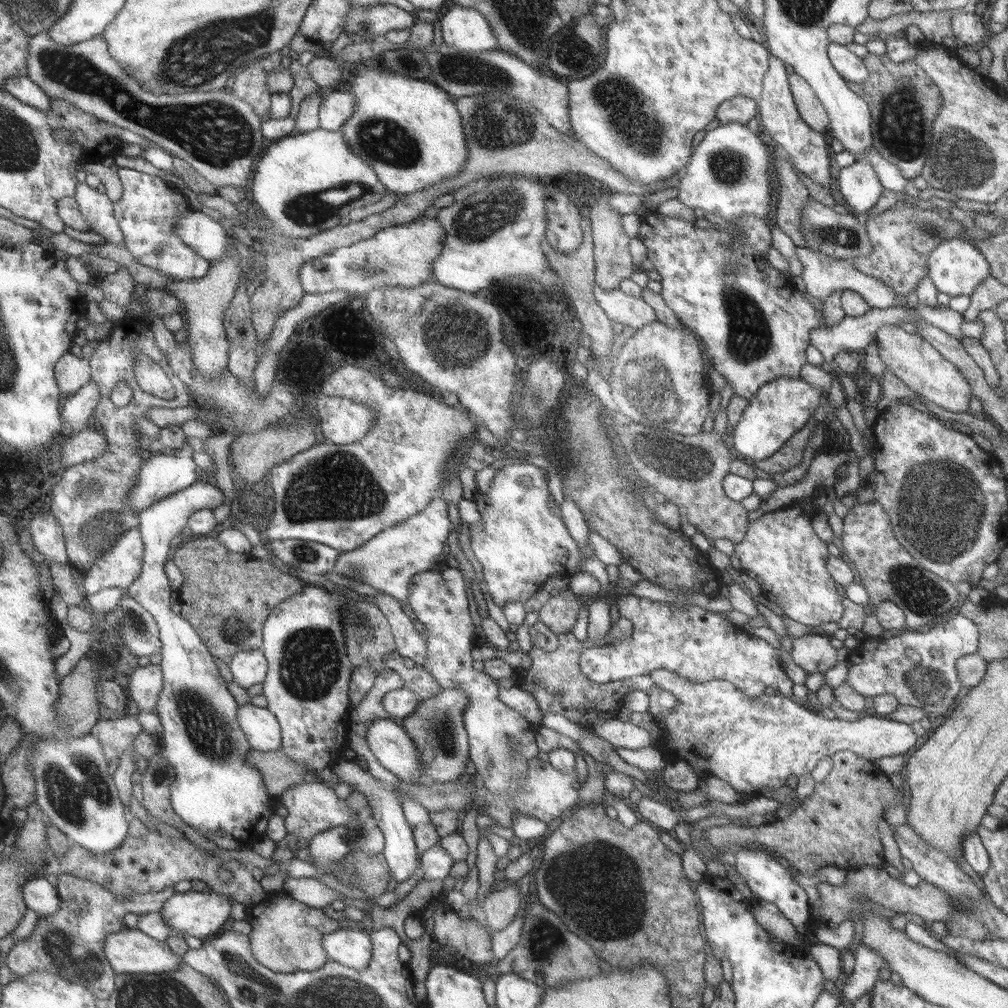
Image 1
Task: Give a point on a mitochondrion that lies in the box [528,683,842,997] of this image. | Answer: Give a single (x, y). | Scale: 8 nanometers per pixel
(569, 893)

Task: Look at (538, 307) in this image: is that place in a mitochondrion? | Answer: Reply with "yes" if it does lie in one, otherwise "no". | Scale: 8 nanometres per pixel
no

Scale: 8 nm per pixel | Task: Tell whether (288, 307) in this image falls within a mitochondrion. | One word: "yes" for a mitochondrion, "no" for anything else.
no

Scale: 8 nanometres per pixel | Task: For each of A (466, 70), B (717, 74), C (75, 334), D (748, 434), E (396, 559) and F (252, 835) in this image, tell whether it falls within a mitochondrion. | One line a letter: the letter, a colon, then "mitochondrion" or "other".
A: mitochondrion
B: other
C: other
D: other
E: other
F: other

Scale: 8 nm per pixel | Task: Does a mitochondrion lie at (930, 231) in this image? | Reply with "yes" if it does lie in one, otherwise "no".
yes

